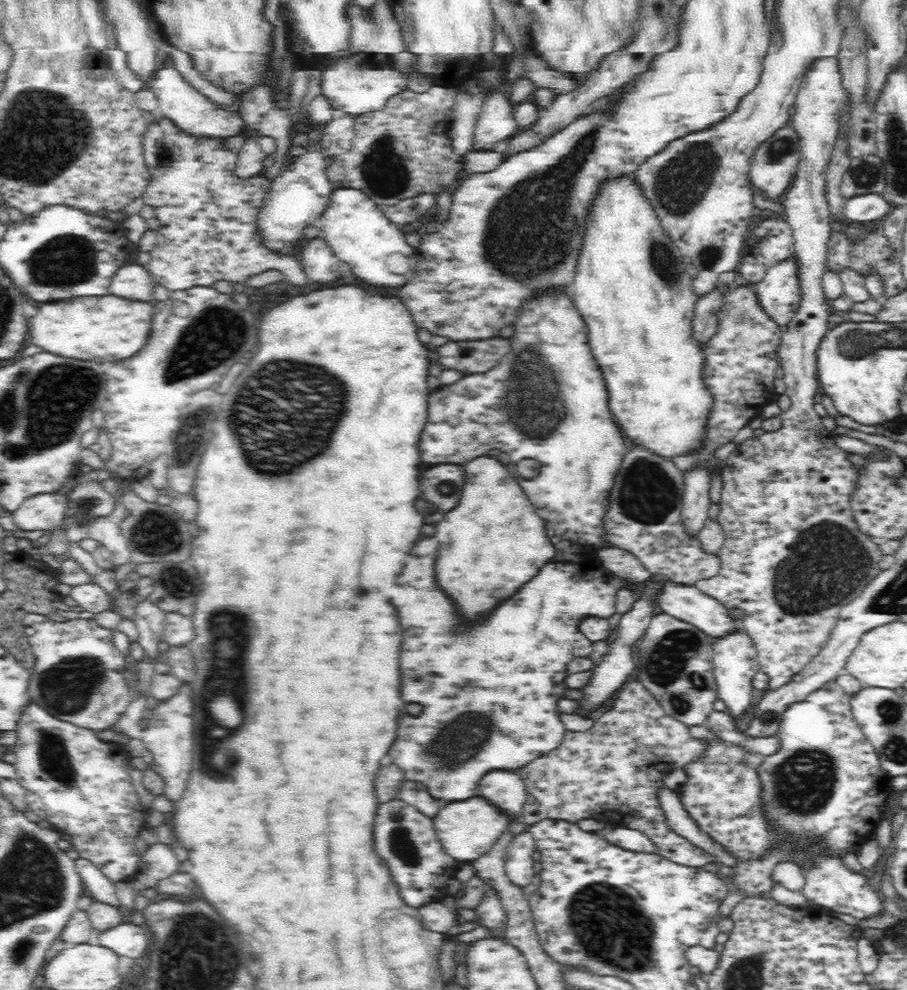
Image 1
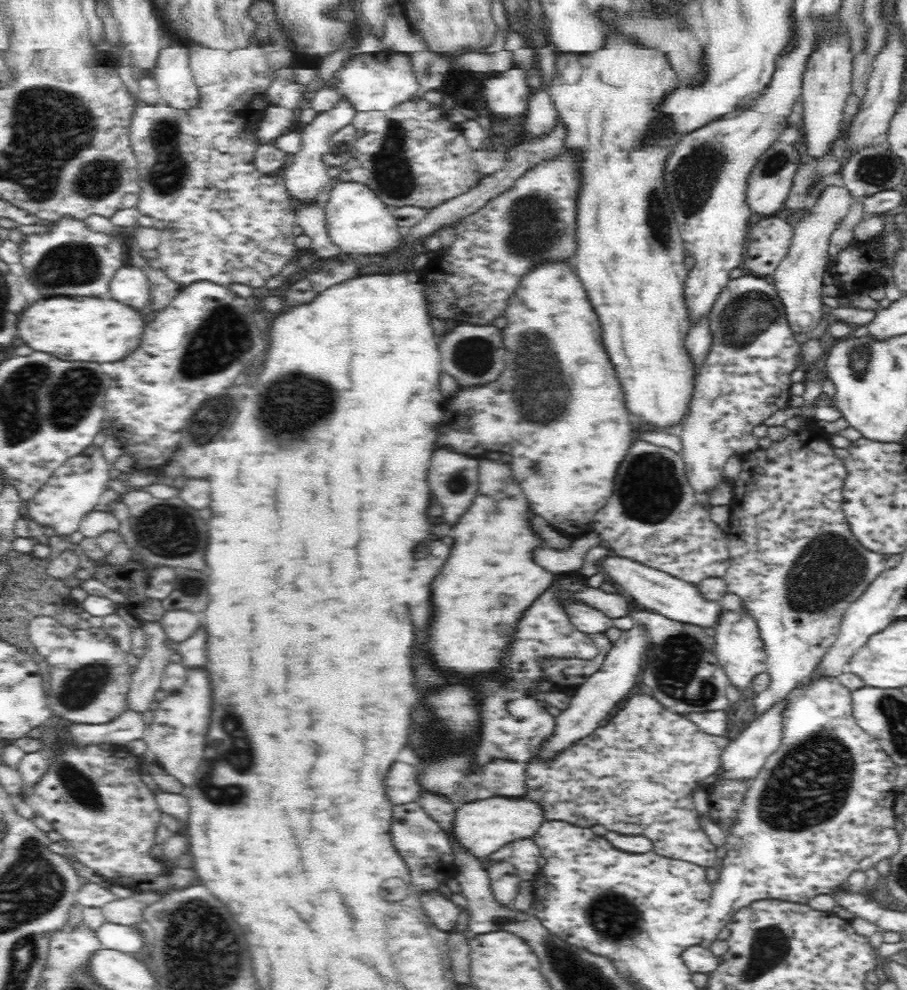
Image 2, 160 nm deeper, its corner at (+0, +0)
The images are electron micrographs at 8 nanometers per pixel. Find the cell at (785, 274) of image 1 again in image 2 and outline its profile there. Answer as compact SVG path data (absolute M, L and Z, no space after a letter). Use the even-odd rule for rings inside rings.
M830 185L822 192L816 203L809 205L809 212L794 224L794 232L788 254L774 269L769 280L774 286L776 297L794 334L810 334L826 312L822 300L824 272L830 269L828 248L830 236L848 214L851 194L843 186Z

